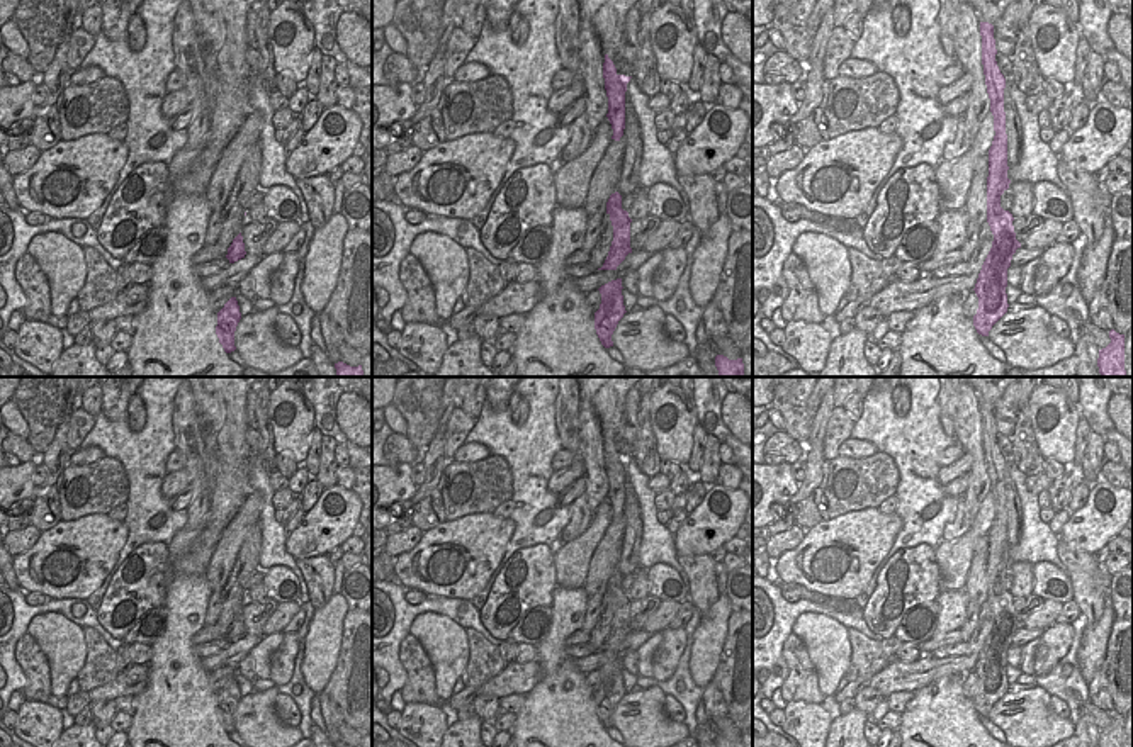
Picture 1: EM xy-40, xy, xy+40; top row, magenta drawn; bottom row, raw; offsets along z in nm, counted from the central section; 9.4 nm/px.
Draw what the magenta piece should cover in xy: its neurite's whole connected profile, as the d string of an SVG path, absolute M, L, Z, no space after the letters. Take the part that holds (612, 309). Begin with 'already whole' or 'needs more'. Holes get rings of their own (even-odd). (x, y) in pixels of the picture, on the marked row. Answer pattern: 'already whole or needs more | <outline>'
already whole | M622 278L612 280L598 289L601 294L601 304L595 312L595 329L605 348L613 346L612 334L627 312L622 289Z

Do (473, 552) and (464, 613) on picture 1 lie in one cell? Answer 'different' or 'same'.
different

